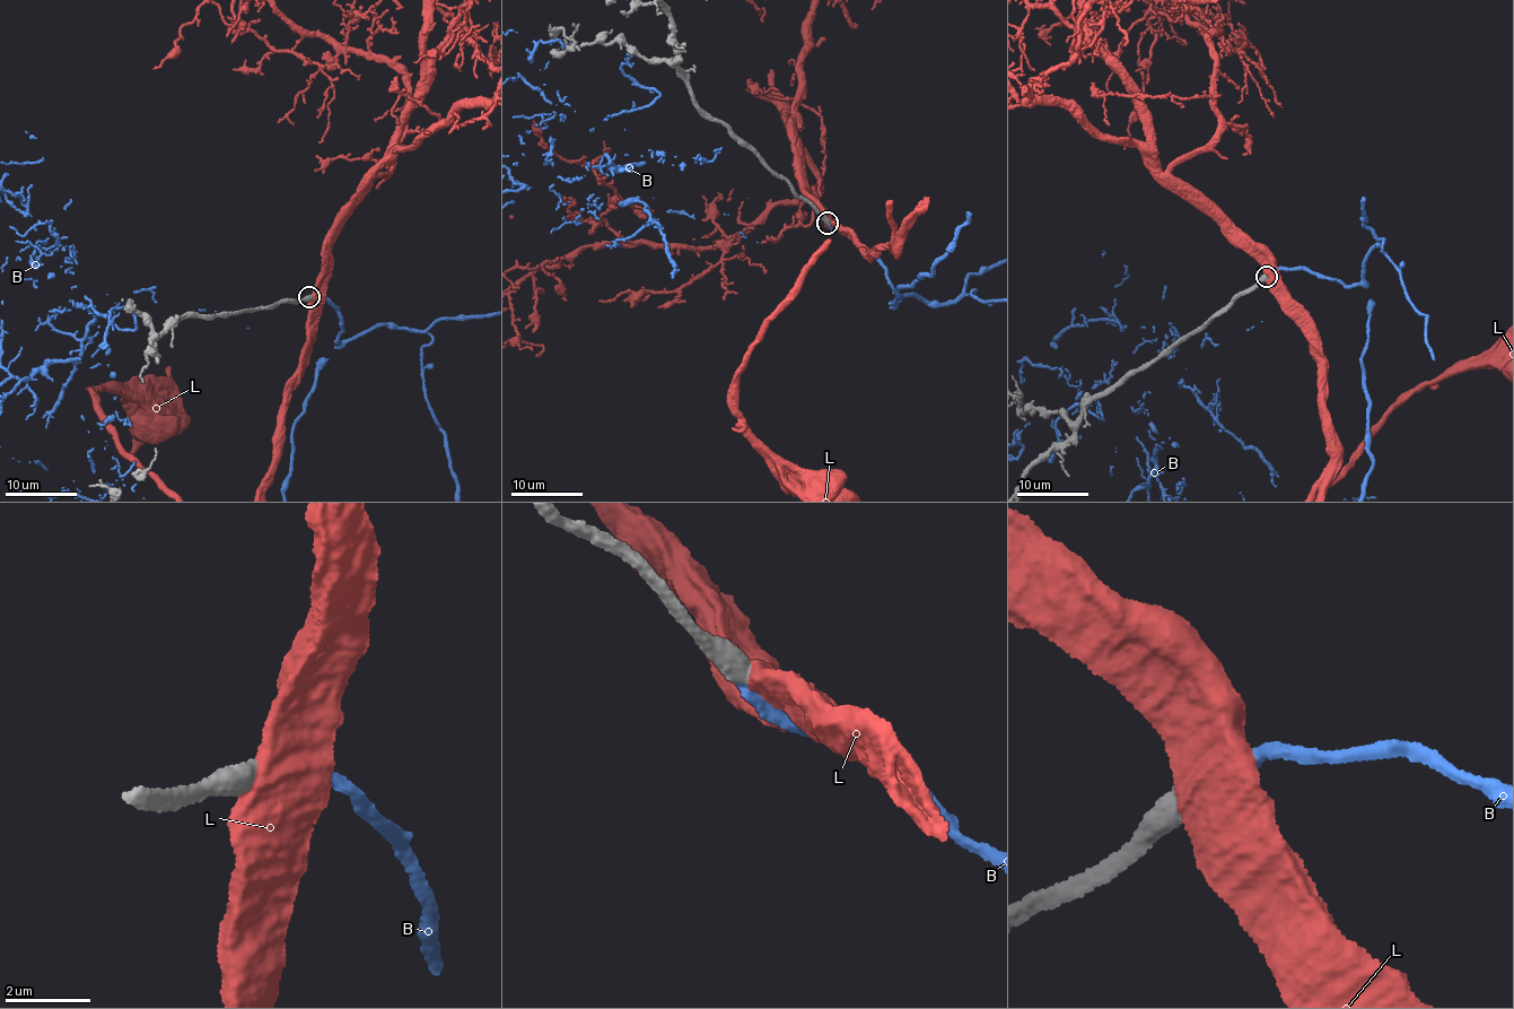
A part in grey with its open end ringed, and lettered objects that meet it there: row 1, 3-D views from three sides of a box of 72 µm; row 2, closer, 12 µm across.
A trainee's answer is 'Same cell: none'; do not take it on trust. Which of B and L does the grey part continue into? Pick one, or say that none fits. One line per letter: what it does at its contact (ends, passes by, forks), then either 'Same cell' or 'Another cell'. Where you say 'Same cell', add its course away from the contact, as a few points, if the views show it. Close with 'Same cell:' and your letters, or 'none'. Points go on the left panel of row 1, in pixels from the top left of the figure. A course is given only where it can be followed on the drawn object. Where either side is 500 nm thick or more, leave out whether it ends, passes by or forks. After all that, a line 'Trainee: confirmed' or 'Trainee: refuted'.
B: Same cell
L: Another cell
Same cell: B
Trainee: refuted

